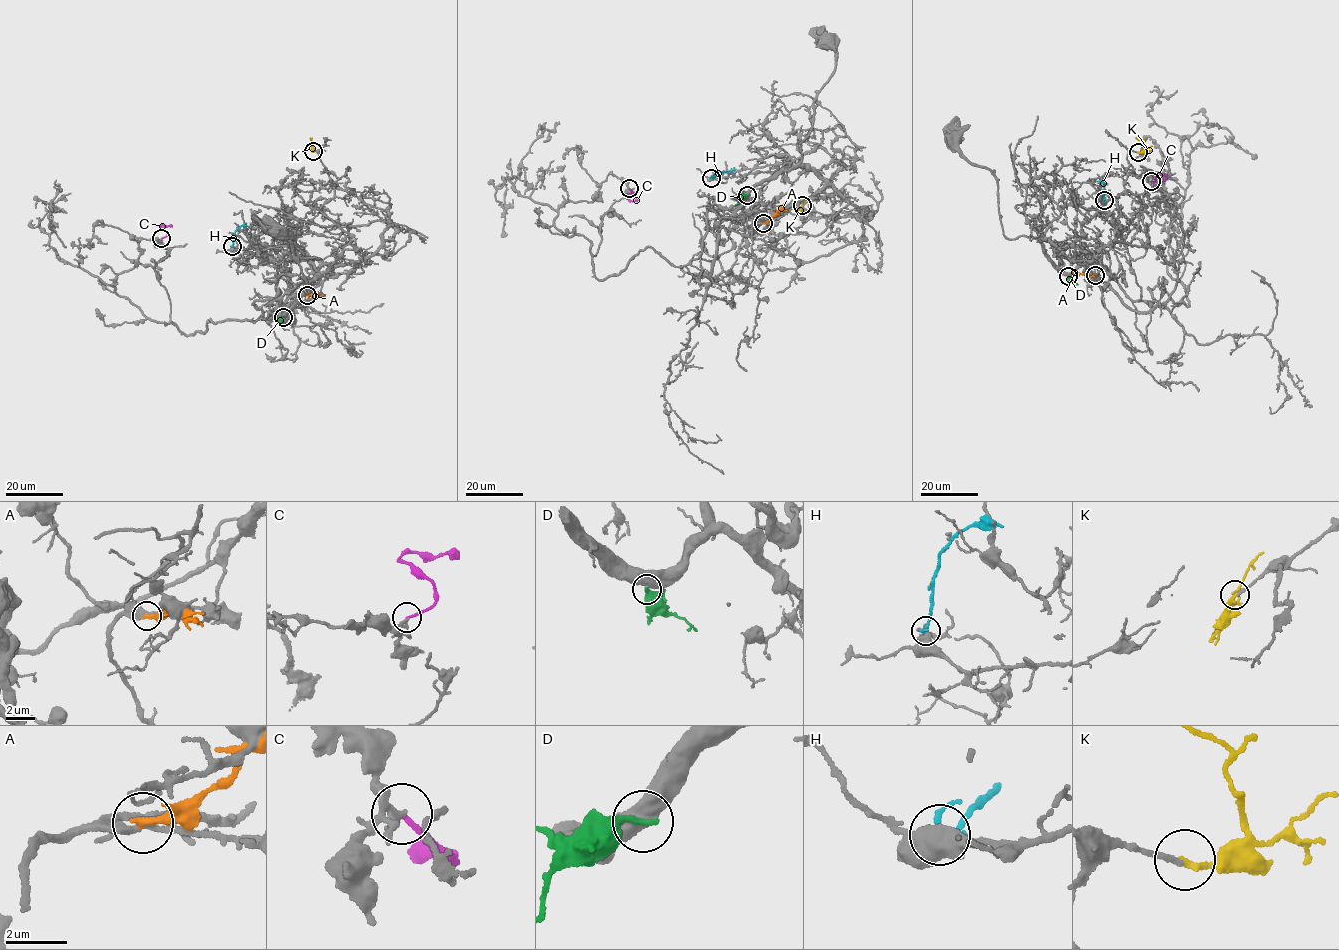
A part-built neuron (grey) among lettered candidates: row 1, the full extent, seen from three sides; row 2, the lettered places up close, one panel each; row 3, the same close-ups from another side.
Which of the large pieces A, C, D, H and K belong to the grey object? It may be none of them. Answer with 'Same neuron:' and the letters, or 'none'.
Same neuron: K

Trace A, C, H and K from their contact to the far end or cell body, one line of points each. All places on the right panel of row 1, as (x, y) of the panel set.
A: (1095, 275), (1075, 274)
C: (1151, 181), (1165, 175), (1166, 178), (1163, 178)
H: (1104, 200), (1104, 183), (1097, 182)
K: (1138, 152), (1143, 146), (1135, 137)

